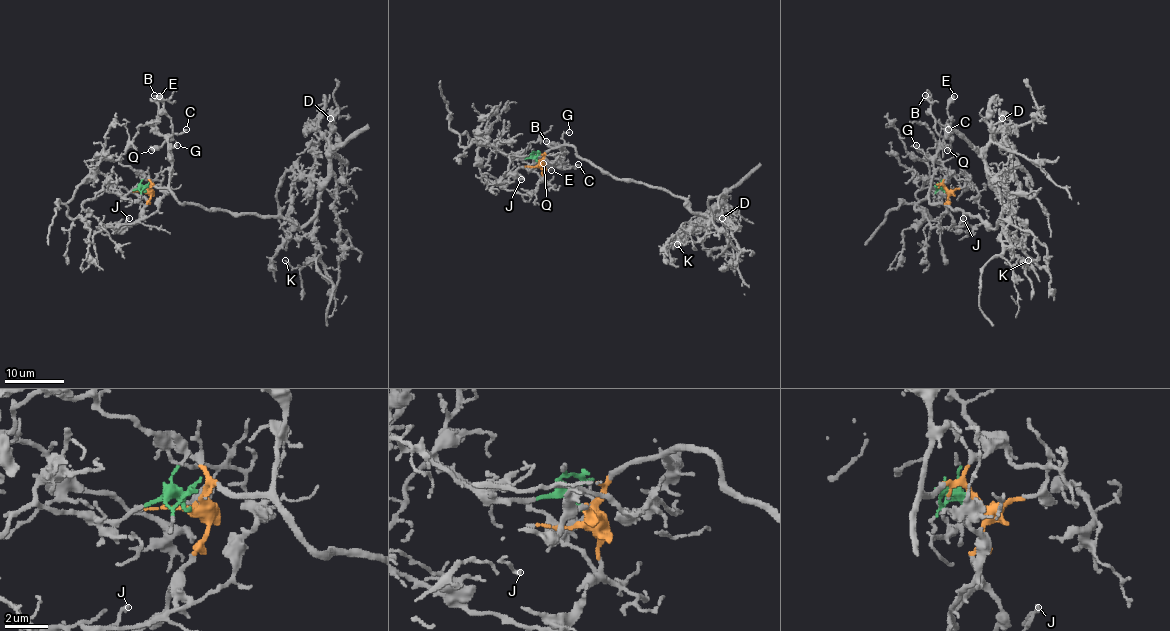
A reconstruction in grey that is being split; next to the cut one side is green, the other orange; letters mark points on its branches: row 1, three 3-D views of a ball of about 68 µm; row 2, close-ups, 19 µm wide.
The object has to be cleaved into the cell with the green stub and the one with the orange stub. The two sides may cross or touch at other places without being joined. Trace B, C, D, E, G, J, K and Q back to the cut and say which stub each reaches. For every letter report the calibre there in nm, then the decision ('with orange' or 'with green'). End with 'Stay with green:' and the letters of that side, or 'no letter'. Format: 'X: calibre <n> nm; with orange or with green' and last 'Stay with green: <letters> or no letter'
B: calibre 150 nm; with orange
C: calibre 190 nm; with orange
D: calibre 150 nm; with orange
E: calibre 440 nm; with orange
G: calibre 140 nm; with orange
J: calibre 140 nm; with orange
K: calibre 90 nm; with orange
Q: calibre 500 nm; with orange
Stay with green: no letter

